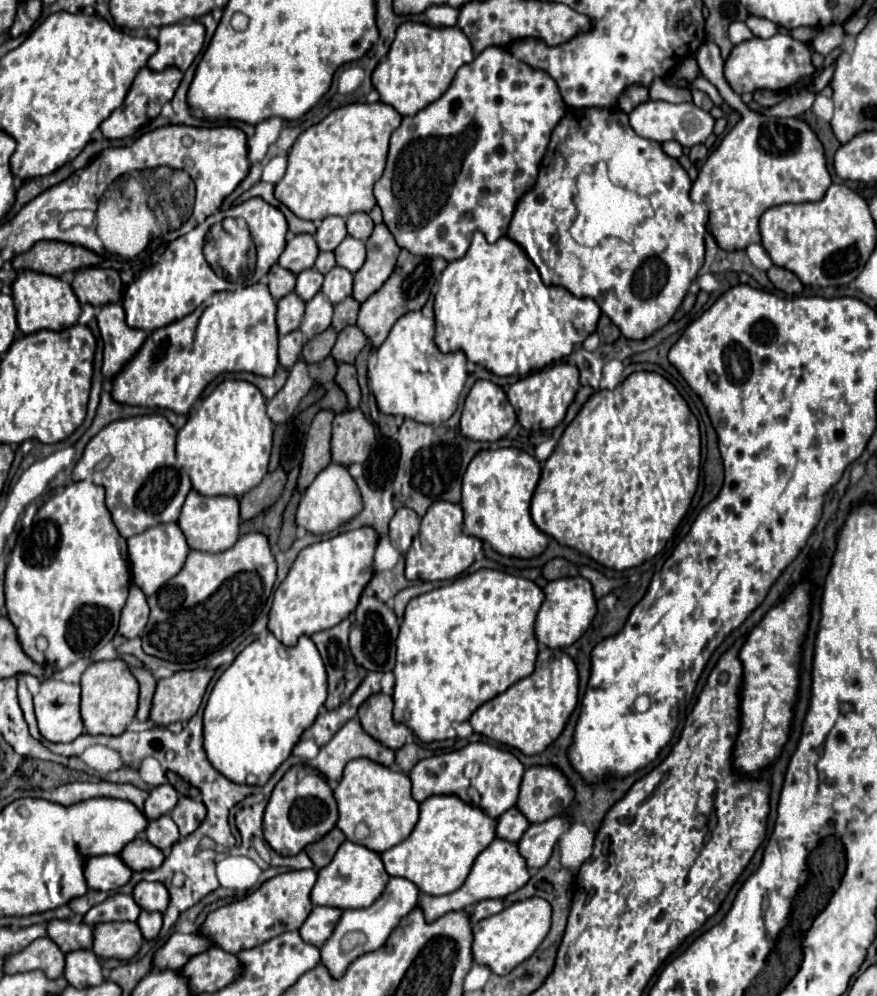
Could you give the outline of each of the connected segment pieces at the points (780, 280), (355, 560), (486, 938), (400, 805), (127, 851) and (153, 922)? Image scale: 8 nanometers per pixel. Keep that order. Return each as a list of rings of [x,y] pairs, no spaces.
[[[772,266],[768,270],[768,278],[778,290],[782,290],[786,294],[802,294],[802,290],[804,290],[798,276],[794,276],[790,270],[780,268],[780,266]]]
[[[372,526],[306,546],[294,560],[286,580],[273,593],[268,630],[286,646],[294,646],[302,634],[328,630],[354,612],[362,590],[374,576],[374,552],[378,534]]]
[[[532,896],[522,902],[514,902],[504,908],[500,914],[484,918],[474,926],[474,960],[476,964],[486,964],[496,974],[506,974],[530,958],[540,942],[546,938],[552,924],[552,906],[538,896]]]
[[[356,758],[344,768],[344,776],[334,796],[338,796],[338,828],[348,840],[376,852],[384,852],[406,840],[418,822],[420,804],[412,798],[408,774],[390,770],[370,758]]]
[[[146,838],[132,840],[122,852],[122,860],[136,872],[136,870],[154,870],[160,868],[164,862],[164,852],[150,844]]]
[[[142,910],[140,918],[136,920],[140,930],[142,930],[142,936],[146,940],[154,940],[162,928],[162,914],[160,912],[148,912],[148,910]]]

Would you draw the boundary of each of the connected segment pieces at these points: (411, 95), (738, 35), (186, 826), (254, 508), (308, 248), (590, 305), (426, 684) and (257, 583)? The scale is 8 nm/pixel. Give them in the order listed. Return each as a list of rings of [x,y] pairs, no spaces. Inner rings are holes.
[[[404,22],[396,32],[388,56],[376,66],[372,82],[384,104],[394,106],[402,116],[414,116],[430,102],[438,100],[450,86],[456,70],[472,58],[474,52],[470,40],[458,26],[432,28],[428,24]]]
[[[732,22],[728,26],[728,36],[730,36],[732,44],[740,44],[744,40],[750,40],[754,34],[750,32],[750,28],[744,22]]]
[[[180,796],[176,808],[170,812],[172,820],[176,822],[178,830],[182,836],[188,836],[192,834],[200,822],[206,818],[206,806],[204,802],[198,802],[198,800],[192,800],[188,796]]]
[[[276,468],[274,472],[268,472],[256,488],[252,488],[250,492],[246,492],[240,498],[242,520],[250,520],[256,514],[260,514],[262,510],[266,510],[268,506],[272,506],[280,498],[280,494],[284,490],[284,484],[286,484],[286,472],[282,468]]]
[[[296,234],[296,236],[290,236],[286,250],[282,252],[278,264],[298,274],[306,268],[312,268],[318,254],[320,254],[320,248],[312,234]]]
[[[476,232],[468,252],[450,262],[440,276],[434,298],[434,341],[442,352],[462,350],[470,362],[488,368],[496,376],[528,376],[530,372],[568,356],[578,344],[582,344],[596,330],[600,314],[600,306],[592,298],[576,298],[556,286],[550,286],[548,292],[538,268],[508,236],[490,244],[480,232]]]
[[[478,570],[474,574],[468,574],[468,576],[462,576],[462,578],[454,580],[448,586],[440,586],[440,588],[434,588],[432,592],[426,592],[422,596],[412,598],[406,606],[406,614],[404,614],[400,634],[398,634],[398,640],[396,640],[396,648],[398,648],[396,666],[394,666],[396,686],[394,686],[394,694],[392,694],[394,696],[394,718],[398,722],[406,724],[410,730],[414,730],[414,734],[422,742],[454,738],[456,736],[456,730],[454,730],[456,724],[468,720],[478,706],[482,706],[484,702],[492,700],[494,696],[506,692],[512,684],[516,684],[518,680],[532,674],[534,664],[536,664],[536,656],[538,656],[538,640],[536,640],[536,634],[534,634],[534,620],[536,620],[536,614],[538,614],[542,602],[544,602],[544,590],[536,582],[532,582],[528,578],[512,576],[512,574],[506,574],[506,572],[500,572],[500,570]]]
[[[260,532],[240,536],[238,542],[224,552],[212,554],[202,550],[190,550],[184,568],[156,592],[156,600],[154,594],[148,598],[150,620],[142,632],[144,652],[162,660],[188,664],[212,654],[214,650],[222,650],[254,624],[256,616],[262,612],[272,592],[274,582],[276,582],[276,560],[270,552],[268,538]]]

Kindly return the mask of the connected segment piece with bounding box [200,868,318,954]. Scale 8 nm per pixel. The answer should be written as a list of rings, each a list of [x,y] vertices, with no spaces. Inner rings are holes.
[[[314,868],[278,874],[270,880],[266,880],[256,892],[248,894],[246,898],[236,900],[228,906],[222,906],[222,908],[214,910],[212,914],[208,914],[208,918],[200,930],[216,946],[220,946],[222,950],[232,952],[232,954],[256,948],[256,946],[268,942],[270,938],[280,936],[282,932],[298,930],[314,908],[310,894],[312,894],[316,880],[318,880],[318,870],[314,870]]]

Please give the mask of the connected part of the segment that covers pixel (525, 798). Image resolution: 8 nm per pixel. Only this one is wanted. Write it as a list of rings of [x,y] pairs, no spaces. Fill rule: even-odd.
[[[530,766],[524,772],[518,808],[530,822],[544,822],[570,808],[574,788],[556,766]]]

